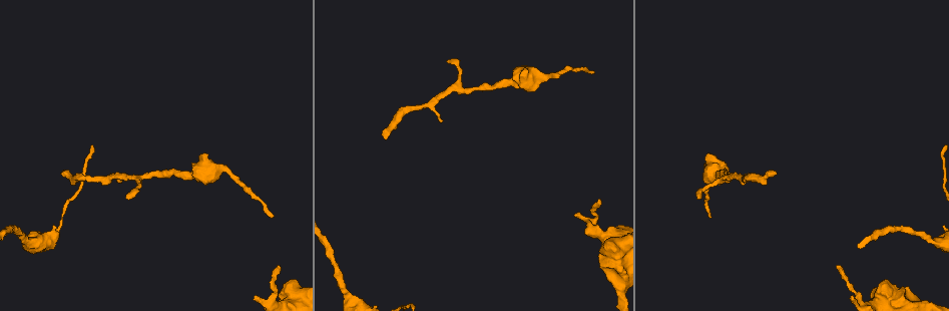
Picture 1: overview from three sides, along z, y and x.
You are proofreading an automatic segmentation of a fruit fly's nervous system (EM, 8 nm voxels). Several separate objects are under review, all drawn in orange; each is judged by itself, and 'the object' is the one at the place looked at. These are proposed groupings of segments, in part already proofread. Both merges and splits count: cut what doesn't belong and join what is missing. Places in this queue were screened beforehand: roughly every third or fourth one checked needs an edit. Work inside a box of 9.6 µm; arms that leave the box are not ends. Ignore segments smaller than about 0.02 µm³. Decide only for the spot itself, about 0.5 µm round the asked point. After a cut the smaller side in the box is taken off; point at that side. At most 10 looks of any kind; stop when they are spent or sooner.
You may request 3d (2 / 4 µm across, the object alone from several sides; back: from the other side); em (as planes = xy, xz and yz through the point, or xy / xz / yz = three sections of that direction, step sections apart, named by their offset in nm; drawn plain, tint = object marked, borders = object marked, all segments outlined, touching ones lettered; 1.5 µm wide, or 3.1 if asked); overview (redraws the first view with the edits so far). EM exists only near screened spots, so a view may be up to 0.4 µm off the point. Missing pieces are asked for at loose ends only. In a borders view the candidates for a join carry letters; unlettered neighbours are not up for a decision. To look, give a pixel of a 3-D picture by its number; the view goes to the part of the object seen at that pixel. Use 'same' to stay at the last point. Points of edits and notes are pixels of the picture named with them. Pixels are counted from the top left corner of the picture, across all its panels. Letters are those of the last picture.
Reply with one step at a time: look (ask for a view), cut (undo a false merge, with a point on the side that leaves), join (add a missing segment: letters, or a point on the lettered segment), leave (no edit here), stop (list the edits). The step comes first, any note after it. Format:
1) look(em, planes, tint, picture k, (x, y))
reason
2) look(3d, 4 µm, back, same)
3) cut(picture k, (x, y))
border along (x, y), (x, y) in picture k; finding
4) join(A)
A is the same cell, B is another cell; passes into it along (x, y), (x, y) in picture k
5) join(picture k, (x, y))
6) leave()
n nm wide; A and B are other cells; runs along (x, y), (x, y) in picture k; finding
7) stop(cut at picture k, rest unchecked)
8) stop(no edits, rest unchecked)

look(em, planes, borders, picture 1, (852, 297))
an open end

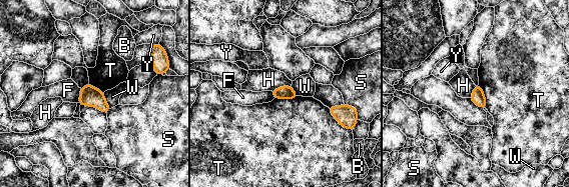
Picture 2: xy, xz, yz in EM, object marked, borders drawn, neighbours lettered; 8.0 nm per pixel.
leave()
T touches over 200 nm; B, F, H, S, T, W and Y are other cells; border along (298, 95), (293, 99), (273, 99) in picture 2; none of them fits

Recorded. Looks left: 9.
look(em, planes, borders, picture 1, (271, 216))
thin end

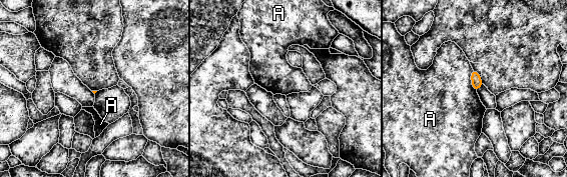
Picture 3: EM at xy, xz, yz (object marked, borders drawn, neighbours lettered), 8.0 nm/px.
leave()
A is another cell; border along (472, 68), (471, 86), (476, 92) in picture 3; none of them fits

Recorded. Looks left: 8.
look(3d, 4 µm, picture 1, (698, 199))

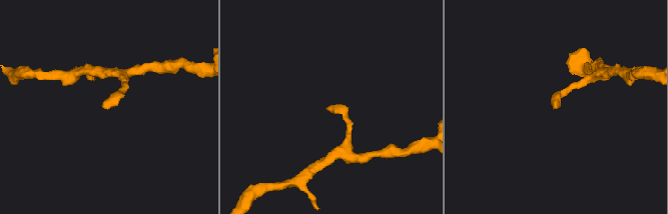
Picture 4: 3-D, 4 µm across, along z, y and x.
look(em, planes, borders, picture 4, (104, 107))

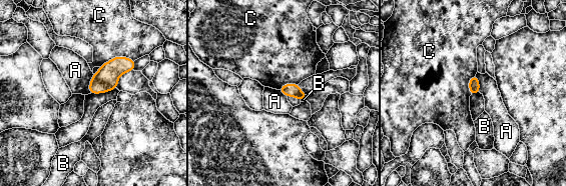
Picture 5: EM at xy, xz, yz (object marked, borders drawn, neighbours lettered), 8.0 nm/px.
leave()
A, B and C are other cells; border along (93, 74), (88, 87), (89, 93) in picture 5; none of them fits

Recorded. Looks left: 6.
look(em, planes, borders, picture 1, (386, 139))
an open end

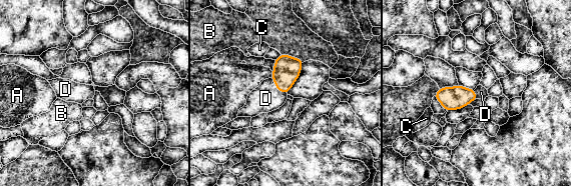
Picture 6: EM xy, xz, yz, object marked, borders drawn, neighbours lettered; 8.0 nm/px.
join(D)
D touches over 190 nm; D is the same cell, A, B and C are other cells; the neuron continues

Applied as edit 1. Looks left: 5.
stop(join at picture 6, rest unchecked)

